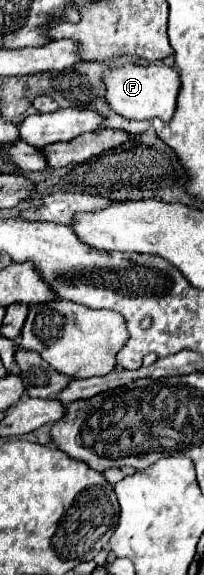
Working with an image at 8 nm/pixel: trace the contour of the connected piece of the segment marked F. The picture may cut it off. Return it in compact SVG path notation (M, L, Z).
M126 64L120 68L110 68L102 74L102 82L106 88L106 102L114 112L132 120L150 120L154 116L164 122L170 120L176 108L176 94L180 90L180 78L174 68L168 66L140 66Z

